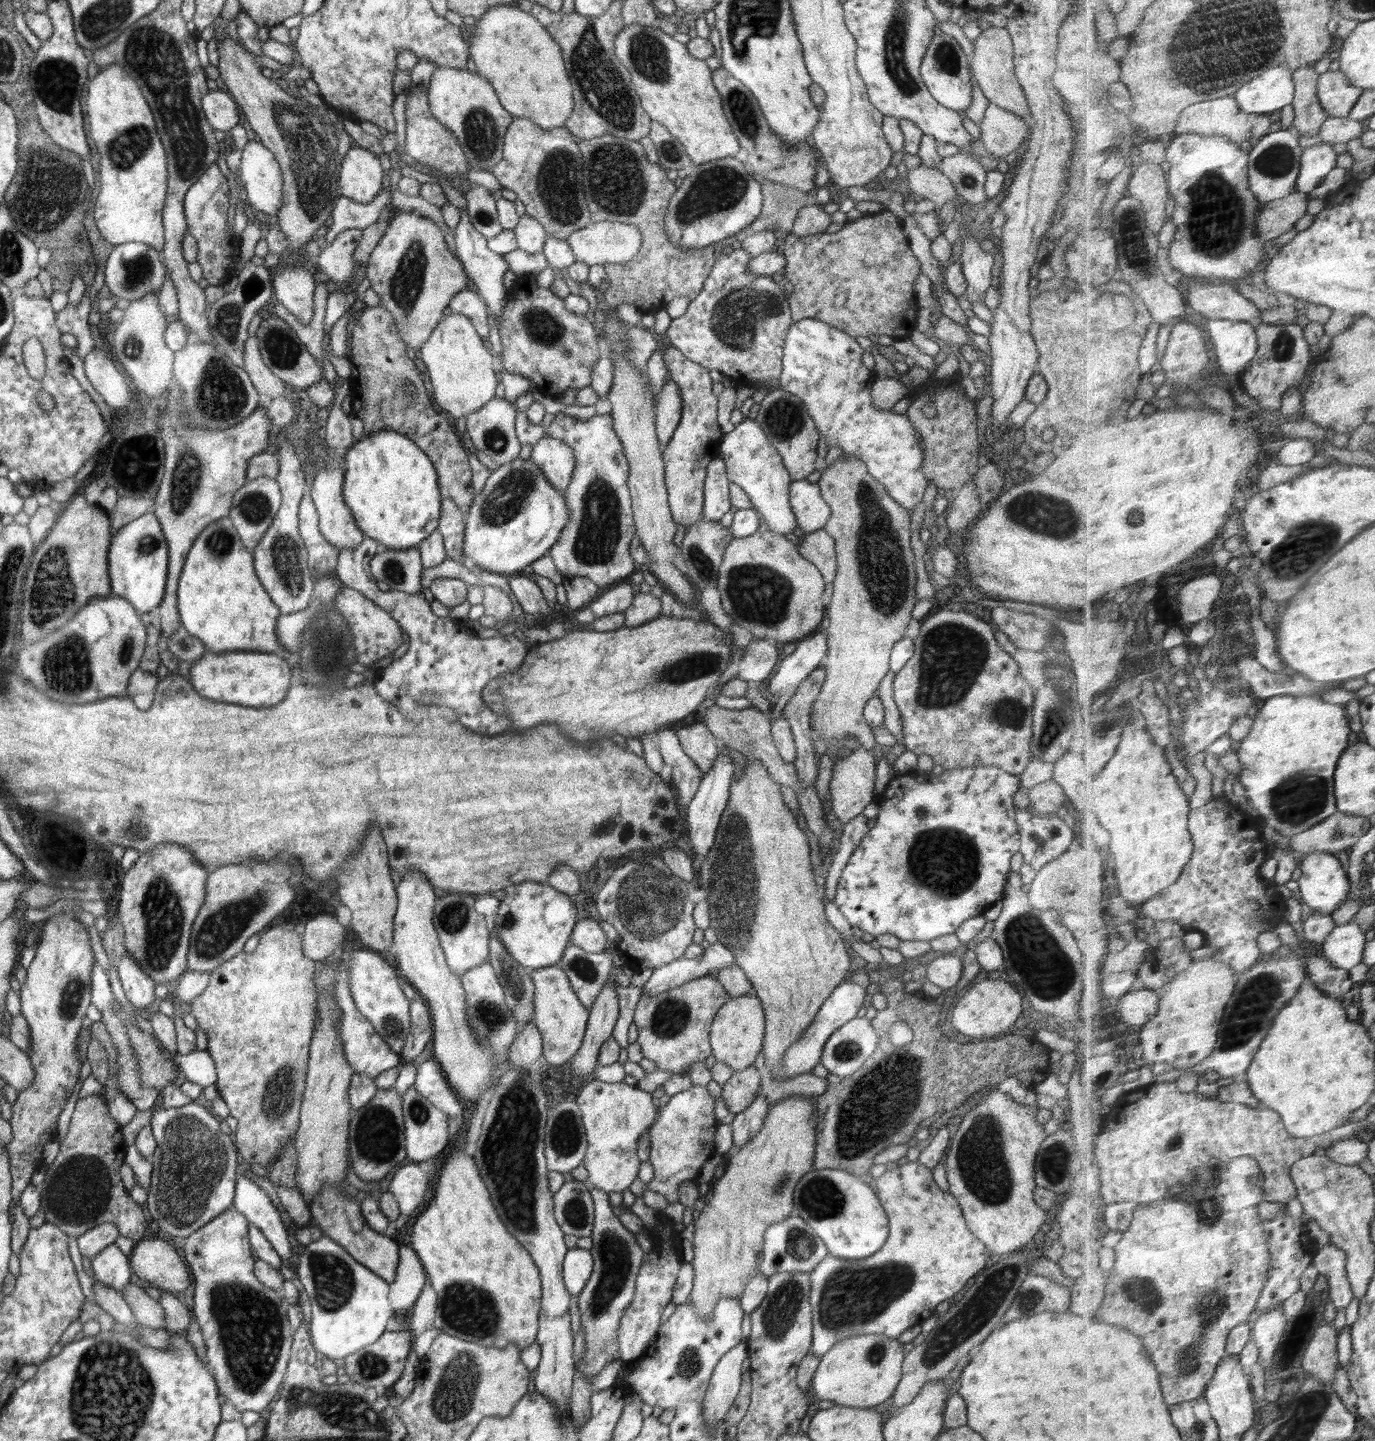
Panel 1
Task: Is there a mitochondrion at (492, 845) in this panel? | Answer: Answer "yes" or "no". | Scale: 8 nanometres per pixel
no

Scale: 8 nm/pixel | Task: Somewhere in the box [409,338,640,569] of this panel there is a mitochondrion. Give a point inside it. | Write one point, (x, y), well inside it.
(503, 504)

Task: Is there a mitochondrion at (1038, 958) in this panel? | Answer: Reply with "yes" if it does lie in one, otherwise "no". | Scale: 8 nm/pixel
yes

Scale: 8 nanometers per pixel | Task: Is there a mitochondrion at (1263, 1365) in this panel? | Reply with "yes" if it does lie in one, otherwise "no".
no

